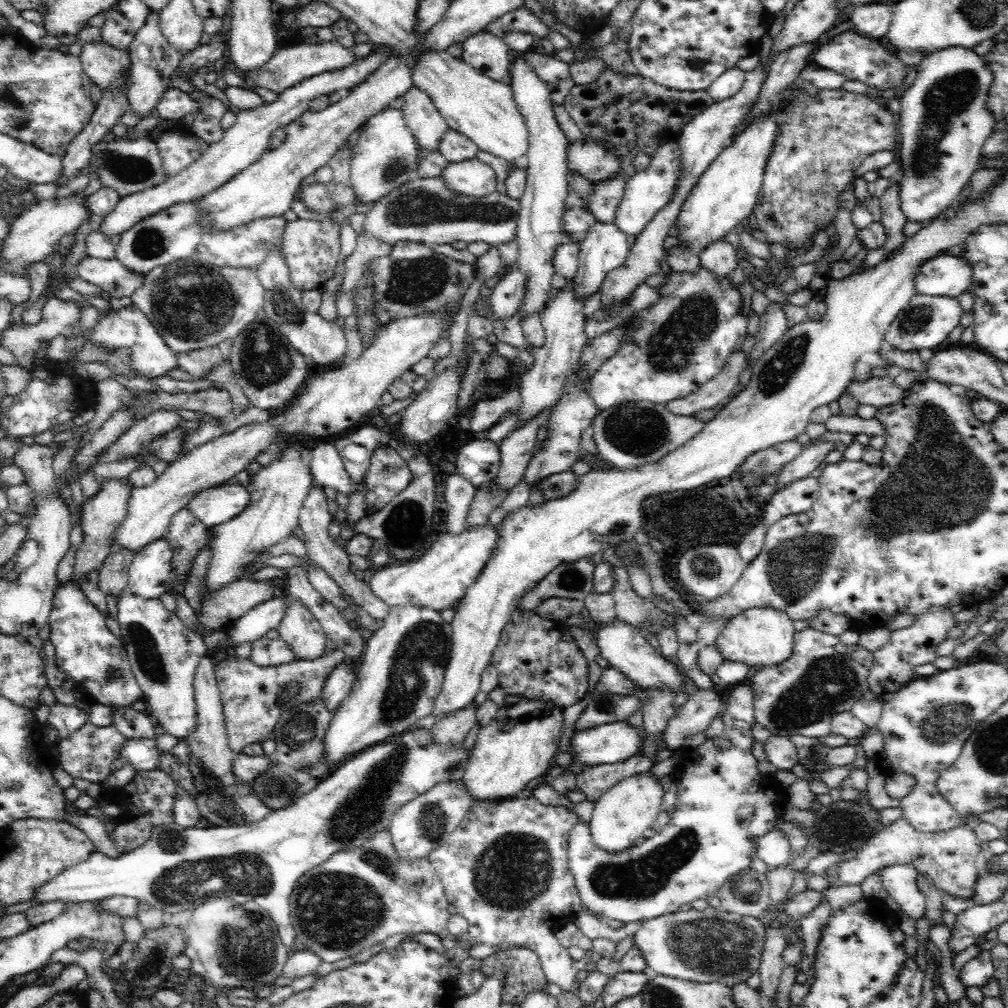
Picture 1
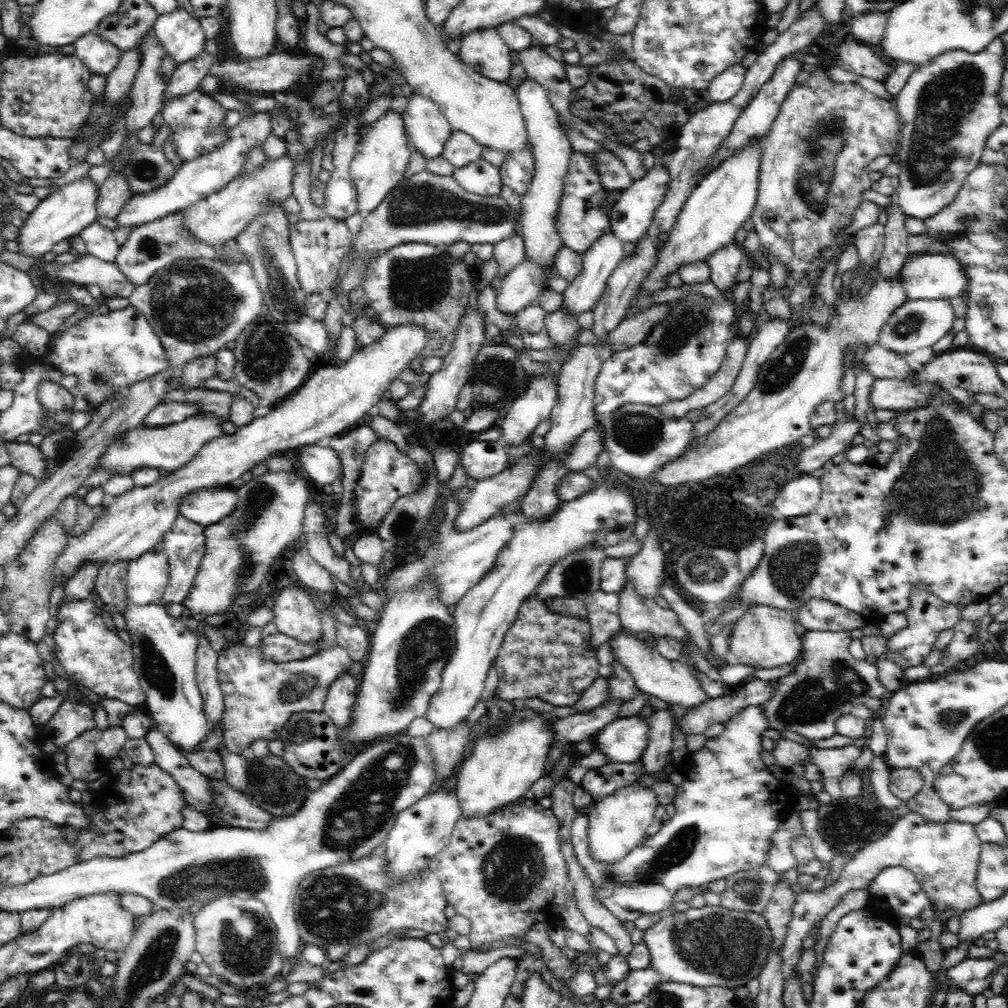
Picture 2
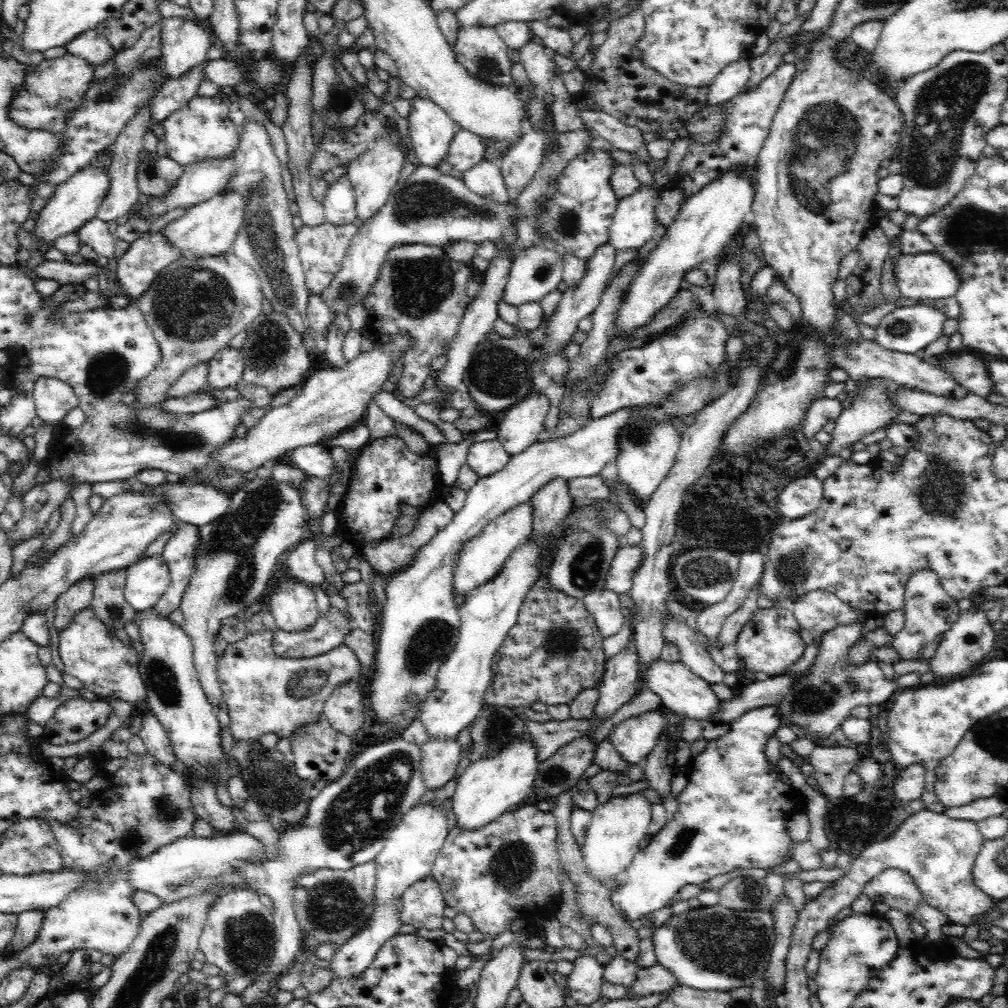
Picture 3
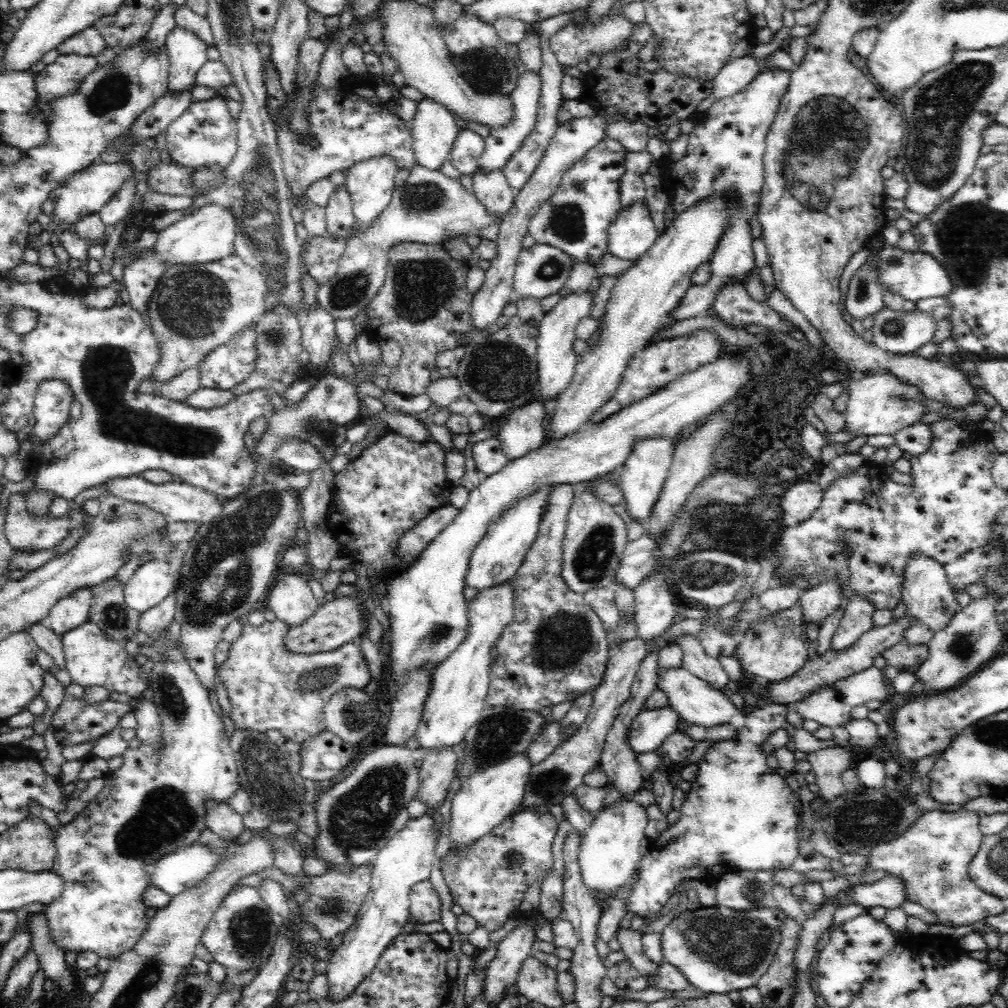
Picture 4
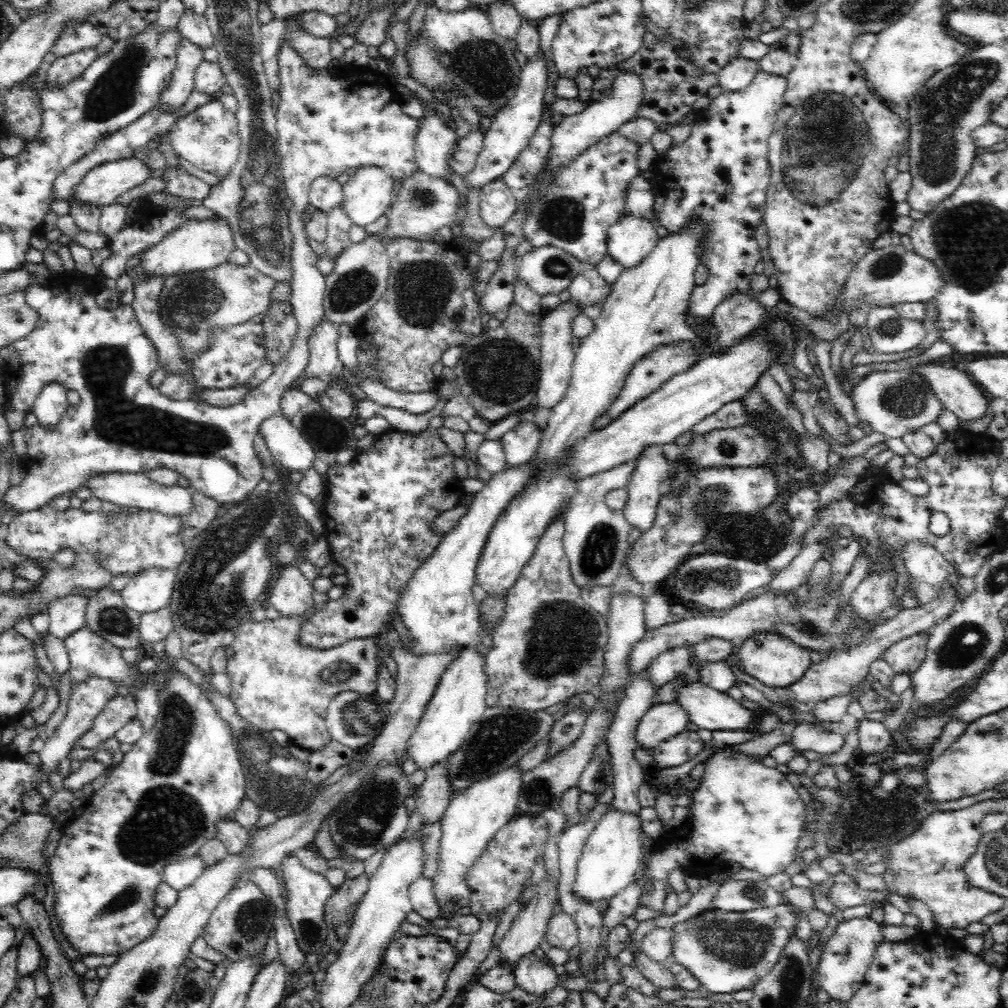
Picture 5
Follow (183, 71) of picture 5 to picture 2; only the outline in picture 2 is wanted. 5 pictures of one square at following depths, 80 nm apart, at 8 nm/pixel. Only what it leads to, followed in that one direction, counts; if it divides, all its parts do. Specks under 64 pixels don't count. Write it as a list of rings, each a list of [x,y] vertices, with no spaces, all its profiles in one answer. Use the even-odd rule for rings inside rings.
[[[177,3],[172,12],[157,15],[153,30],[177,65],[196,58],[204,50],[206,34],[202,25],[182,4]]]

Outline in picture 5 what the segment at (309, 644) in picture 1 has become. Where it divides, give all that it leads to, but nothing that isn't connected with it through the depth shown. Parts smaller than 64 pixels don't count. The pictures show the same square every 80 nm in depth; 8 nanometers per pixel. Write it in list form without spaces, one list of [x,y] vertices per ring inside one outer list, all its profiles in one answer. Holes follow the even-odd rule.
[[[296,564],[285,565],[280,578],[270,590],[266,606],[276,609],[284,618],[304,618],[315,607],[313,590],[313,586],[304,578]]]

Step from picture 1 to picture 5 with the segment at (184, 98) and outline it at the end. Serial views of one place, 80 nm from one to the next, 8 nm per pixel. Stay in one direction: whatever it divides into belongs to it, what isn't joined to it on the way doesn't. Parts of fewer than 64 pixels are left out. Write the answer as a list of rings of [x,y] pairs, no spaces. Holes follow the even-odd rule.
[[[209,101],[186,116],[180,117],[167,134],[176,157],[188,161],[201,171],[224,179],[238,161],[239,131],[234,113],[226,111],[220,101]]]

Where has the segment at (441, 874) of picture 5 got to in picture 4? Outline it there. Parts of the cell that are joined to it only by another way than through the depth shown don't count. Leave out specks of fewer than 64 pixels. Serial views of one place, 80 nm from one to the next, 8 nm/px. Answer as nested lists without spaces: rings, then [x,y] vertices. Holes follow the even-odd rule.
[[[516,752],[496,764],[476,768],[462,780],[460,788],[452,798],[451,806],[450,842],[455,848],[464,850],[466,844],[478,840],[492,826],[500,824],[504,818],[521,809],[532,765],[534,764],[528,760],[527,752]]]

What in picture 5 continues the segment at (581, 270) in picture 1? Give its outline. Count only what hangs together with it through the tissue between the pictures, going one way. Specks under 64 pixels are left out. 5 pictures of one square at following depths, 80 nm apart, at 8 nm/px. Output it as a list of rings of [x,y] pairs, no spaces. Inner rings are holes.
[[[573,298],[560,302],[556,308],[548,311],[540,320],[540,362],[538,362],[538,387],[536,407],[552,408],[560,402],[560,398],[568,389],[575,359],[572,345],[572,321],[583,313],[583,304]]]

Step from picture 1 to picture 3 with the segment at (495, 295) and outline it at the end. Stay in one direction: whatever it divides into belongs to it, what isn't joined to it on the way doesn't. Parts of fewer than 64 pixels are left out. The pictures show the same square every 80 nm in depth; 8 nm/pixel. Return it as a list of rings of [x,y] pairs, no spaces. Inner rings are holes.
[[[545,246],[525,248],[524,254],[511,263],[508,280],[500,299],[516,308],[526,303],[539,302],[548,292],[557,289],[560,280],[562,280],[562,252],[559,248],[545,248]]]

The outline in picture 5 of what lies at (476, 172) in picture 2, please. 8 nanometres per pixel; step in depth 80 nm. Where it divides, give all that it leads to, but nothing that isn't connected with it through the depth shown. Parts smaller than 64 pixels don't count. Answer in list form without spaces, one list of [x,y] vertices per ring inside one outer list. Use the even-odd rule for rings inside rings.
[[[499,177],[485,183],[478,191],[481,218],[488,226],[500,229],[518,206],[512,190],[504,183],[503,177]]]

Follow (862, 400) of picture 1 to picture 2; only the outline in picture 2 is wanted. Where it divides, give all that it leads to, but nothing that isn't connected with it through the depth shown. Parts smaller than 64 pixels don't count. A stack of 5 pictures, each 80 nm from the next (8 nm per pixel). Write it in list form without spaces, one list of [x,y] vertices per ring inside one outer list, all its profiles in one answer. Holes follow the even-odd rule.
[[[878,378],[868,395],[870,404],[882,410],[912,410],[928,404],[926,387],[914,387],[896,378]]]

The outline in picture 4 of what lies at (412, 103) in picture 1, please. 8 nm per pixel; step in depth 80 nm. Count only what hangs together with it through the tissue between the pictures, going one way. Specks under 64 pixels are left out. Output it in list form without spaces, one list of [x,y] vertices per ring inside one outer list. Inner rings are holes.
[[[428,98],[422,99],[417,102],[409,128],[415,160],[426,169],[439,170],[460,132],[455,116],[444,106]]]

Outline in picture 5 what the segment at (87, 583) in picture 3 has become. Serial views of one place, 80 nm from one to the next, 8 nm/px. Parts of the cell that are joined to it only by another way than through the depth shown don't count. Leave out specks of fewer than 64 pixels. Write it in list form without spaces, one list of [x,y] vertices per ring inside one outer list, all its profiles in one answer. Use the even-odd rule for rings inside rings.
[[[79,592],[62,599],[56,599],[47,612],[50,633],[64,641],[74,632],[85,627],[89,602],[90,598],[80,595]]]

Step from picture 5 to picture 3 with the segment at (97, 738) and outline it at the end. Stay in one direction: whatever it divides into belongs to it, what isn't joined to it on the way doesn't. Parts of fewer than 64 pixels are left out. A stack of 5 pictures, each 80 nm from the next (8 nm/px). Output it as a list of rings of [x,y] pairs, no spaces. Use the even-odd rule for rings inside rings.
[[[82,696],[71,698],[61,704],[54,717],[44,726],[43,738],[52,744],[74,744],[84,740],[107,724],[110,715],[110,705],[106,701],[86,701]]]

